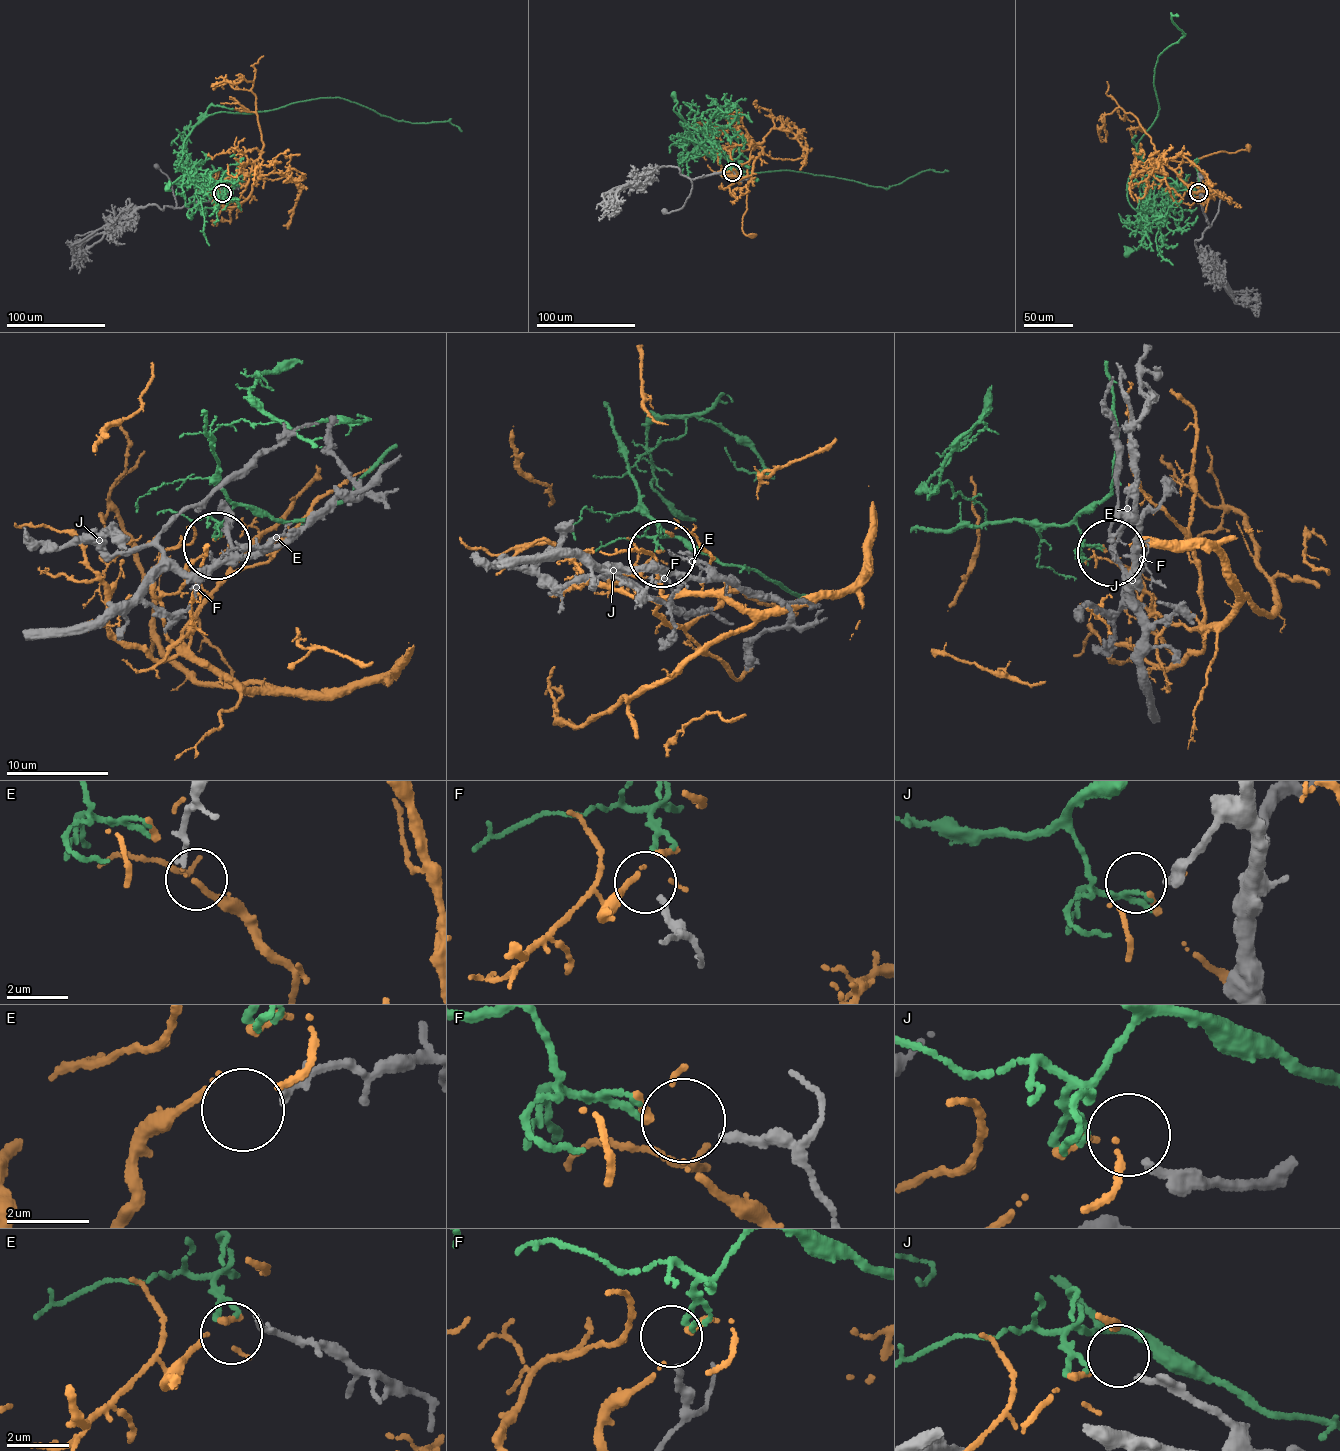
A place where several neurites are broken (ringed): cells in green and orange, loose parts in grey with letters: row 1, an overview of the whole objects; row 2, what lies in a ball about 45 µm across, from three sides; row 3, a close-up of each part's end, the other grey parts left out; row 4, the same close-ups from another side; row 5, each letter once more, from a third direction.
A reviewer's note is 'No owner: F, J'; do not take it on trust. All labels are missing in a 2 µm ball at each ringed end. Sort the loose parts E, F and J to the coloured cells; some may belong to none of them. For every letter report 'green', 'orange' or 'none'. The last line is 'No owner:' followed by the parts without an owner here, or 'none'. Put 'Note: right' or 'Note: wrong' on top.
Note: wrong
E: none
F: green
J: none
No owner: E, J

